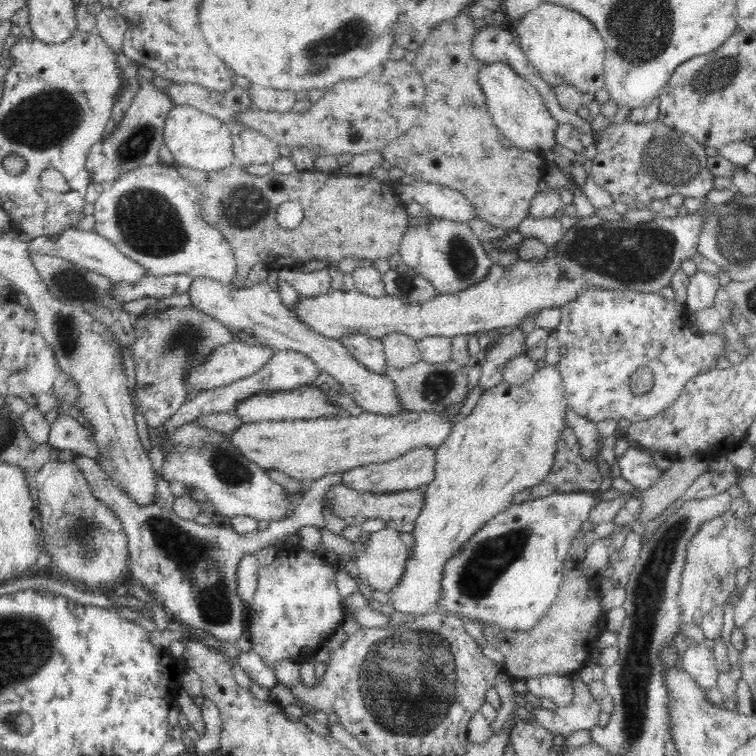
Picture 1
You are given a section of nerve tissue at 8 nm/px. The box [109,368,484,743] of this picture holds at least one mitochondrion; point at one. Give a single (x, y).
(408, 697)

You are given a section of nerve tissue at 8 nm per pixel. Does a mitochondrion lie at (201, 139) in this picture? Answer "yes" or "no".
no

